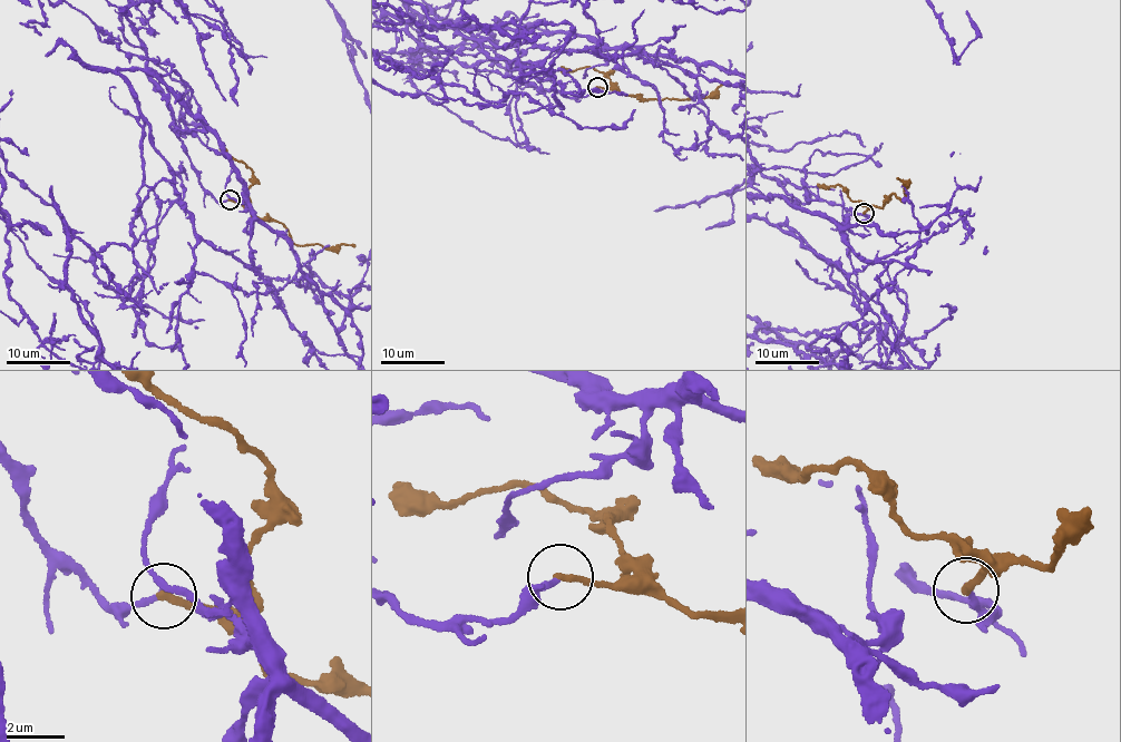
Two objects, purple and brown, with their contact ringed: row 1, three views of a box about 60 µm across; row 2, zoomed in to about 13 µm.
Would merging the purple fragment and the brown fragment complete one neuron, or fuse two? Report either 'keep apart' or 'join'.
keep apart

